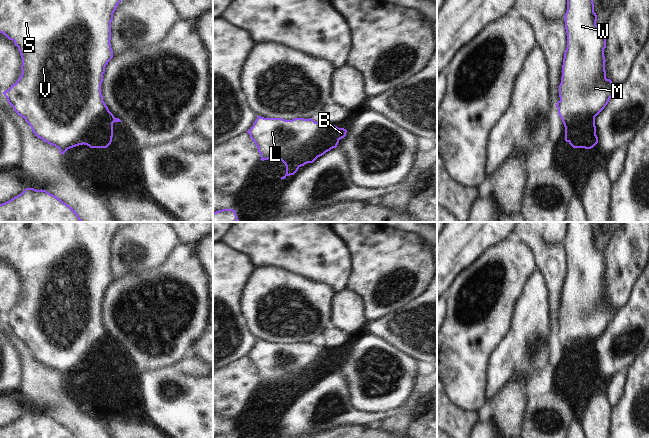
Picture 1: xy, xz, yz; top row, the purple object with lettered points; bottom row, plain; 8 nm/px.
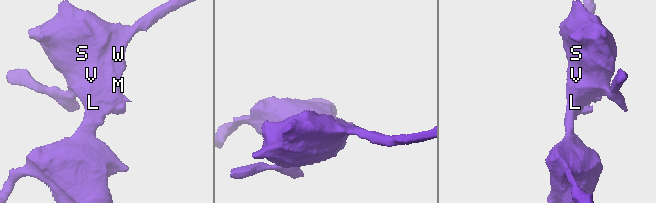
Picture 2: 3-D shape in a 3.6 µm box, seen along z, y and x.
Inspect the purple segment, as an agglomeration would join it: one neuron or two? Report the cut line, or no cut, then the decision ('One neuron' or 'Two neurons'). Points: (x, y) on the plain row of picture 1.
No split. One neuron

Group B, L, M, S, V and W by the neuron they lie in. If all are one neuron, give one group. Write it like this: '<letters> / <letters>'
B L M S V W

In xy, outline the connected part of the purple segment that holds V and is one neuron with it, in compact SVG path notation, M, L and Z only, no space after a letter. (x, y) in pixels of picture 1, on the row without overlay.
M0 222L0 257L5 259L9 264L14 265L22 282L21 300L3 318L14 335L29 348L33 357L38 362L58 372L62 379L68 373L83 368L90 372L107 372L112 366L113 347L122 346L119 342L115 342L109 335L101 318L101 308L103 306L105 291L113 282L110 267L111 246L113 244L113 237L121 224L122 222Z

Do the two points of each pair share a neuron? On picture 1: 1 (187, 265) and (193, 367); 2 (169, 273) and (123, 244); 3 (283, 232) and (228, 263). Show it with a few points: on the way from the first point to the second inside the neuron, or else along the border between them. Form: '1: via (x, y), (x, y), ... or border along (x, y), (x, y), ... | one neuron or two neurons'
1: border along (188, 353), (175, 366) | two neurons
2: border along (174, 248), (170, 256), (159, 267), (137, 273) | two neurons
3: border along (224, 243), (243, 252), (255, 266) | two neurons

